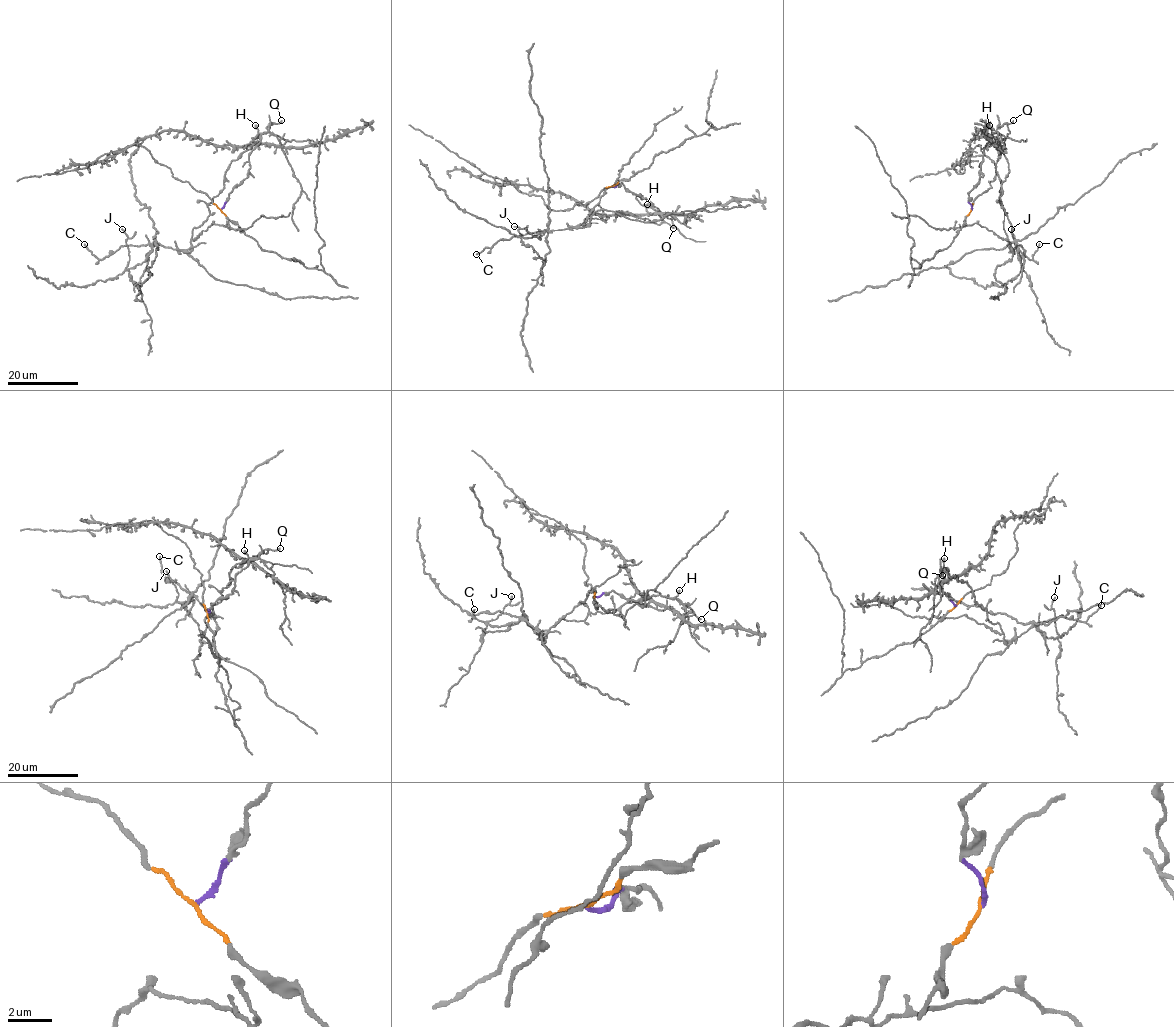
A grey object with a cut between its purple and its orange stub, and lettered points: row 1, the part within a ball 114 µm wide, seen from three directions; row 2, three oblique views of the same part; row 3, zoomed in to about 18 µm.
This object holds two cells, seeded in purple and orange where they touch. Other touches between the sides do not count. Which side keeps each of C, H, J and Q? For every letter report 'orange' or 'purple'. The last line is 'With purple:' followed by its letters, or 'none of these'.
C: purple
H: purple
J: purple
Q: purple
With purple: C, H, J, Q

